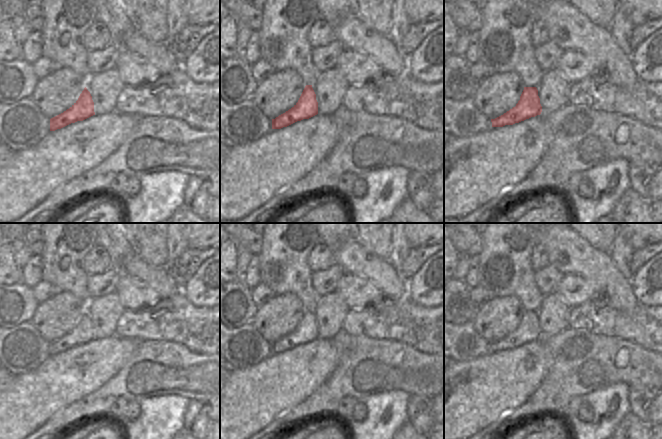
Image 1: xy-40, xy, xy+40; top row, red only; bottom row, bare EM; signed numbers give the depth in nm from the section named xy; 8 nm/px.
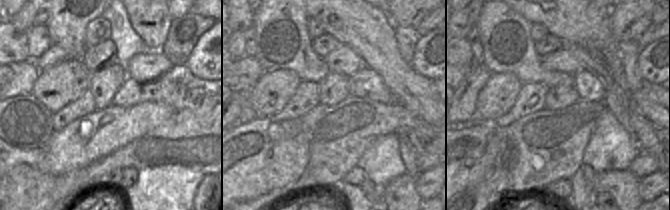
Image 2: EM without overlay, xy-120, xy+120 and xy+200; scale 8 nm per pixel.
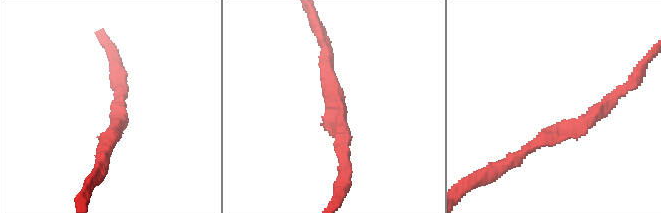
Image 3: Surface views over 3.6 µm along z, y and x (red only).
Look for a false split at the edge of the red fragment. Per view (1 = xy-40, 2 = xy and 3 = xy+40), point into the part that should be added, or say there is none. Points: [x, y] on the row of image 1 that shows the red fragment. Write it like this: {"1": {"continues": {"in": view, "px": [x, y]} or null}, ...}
{"1": {"continues": null}, "2": {"continues": null}, "3": {"continues": null}}

